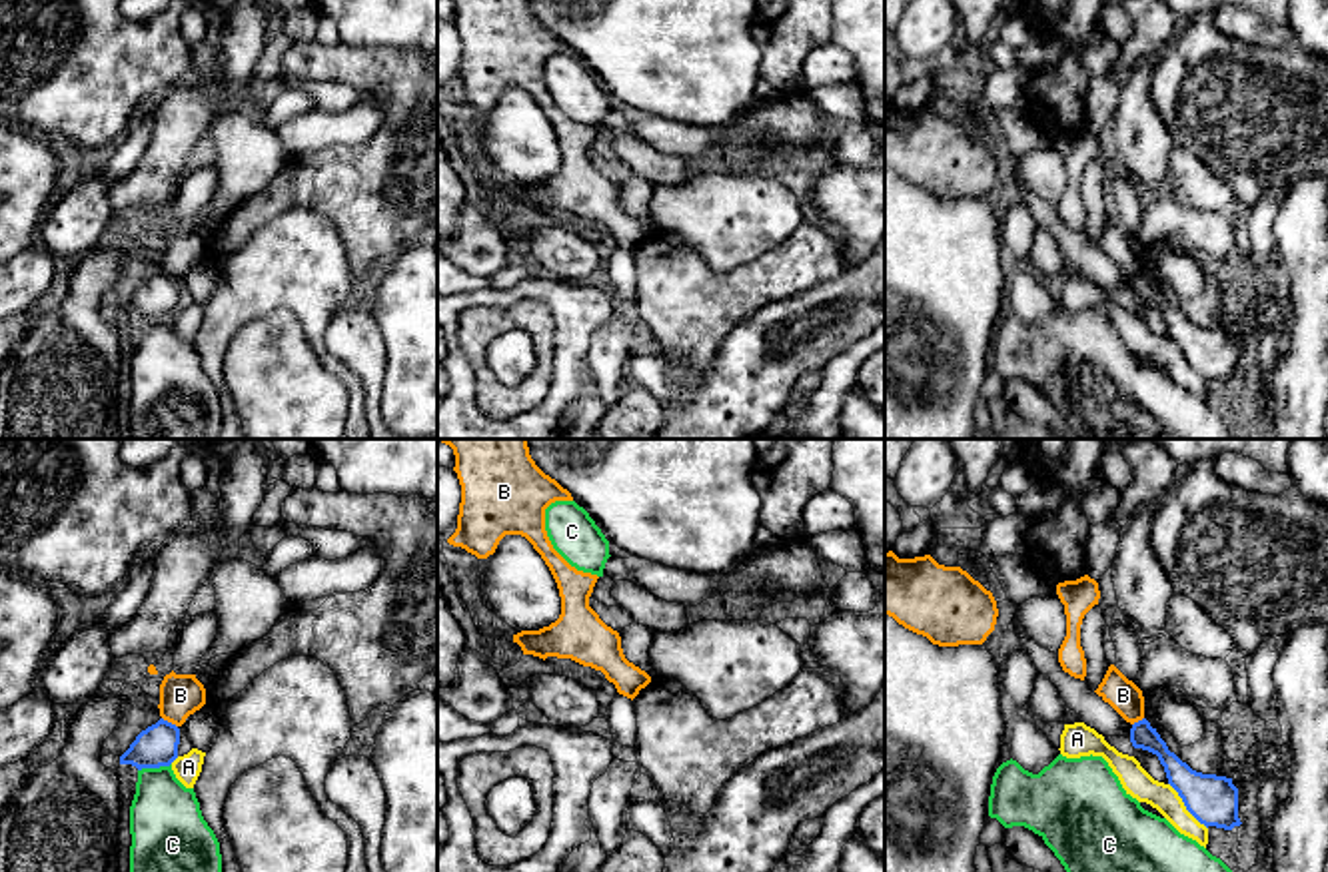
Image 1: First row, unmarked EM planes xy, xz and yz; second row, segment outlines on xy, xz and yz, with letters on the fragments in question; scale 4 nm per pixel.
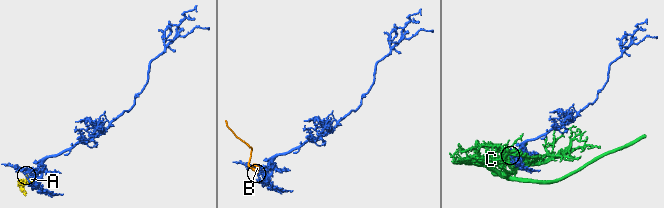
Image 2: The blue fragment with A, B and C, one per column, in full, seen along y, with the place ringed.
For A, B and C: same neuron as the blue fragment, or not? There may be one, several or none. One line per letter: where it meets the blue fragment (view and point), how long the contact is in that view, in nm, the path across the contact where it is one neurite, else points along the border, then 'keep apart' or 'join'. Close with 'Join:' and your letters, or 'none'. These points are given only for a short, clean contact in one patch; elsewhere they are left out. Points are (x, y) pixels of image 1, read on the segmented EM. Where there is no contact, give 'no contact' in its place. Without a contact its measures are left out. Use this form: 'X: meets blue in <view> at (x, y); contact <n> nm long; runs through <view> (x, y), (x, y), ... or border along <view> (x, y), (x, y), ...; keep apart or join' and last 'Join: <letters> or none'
A: meets blue in yz at (1185, 805); contact 240 nm long; keep apart
B: meets blue in xy at (170, 723); contact 80 nm long; border along xy (162, 717), (176, 727); keep apart
C: meets blue in xy at (154, 767); contact 140 nm long; keep apart
Join: none

